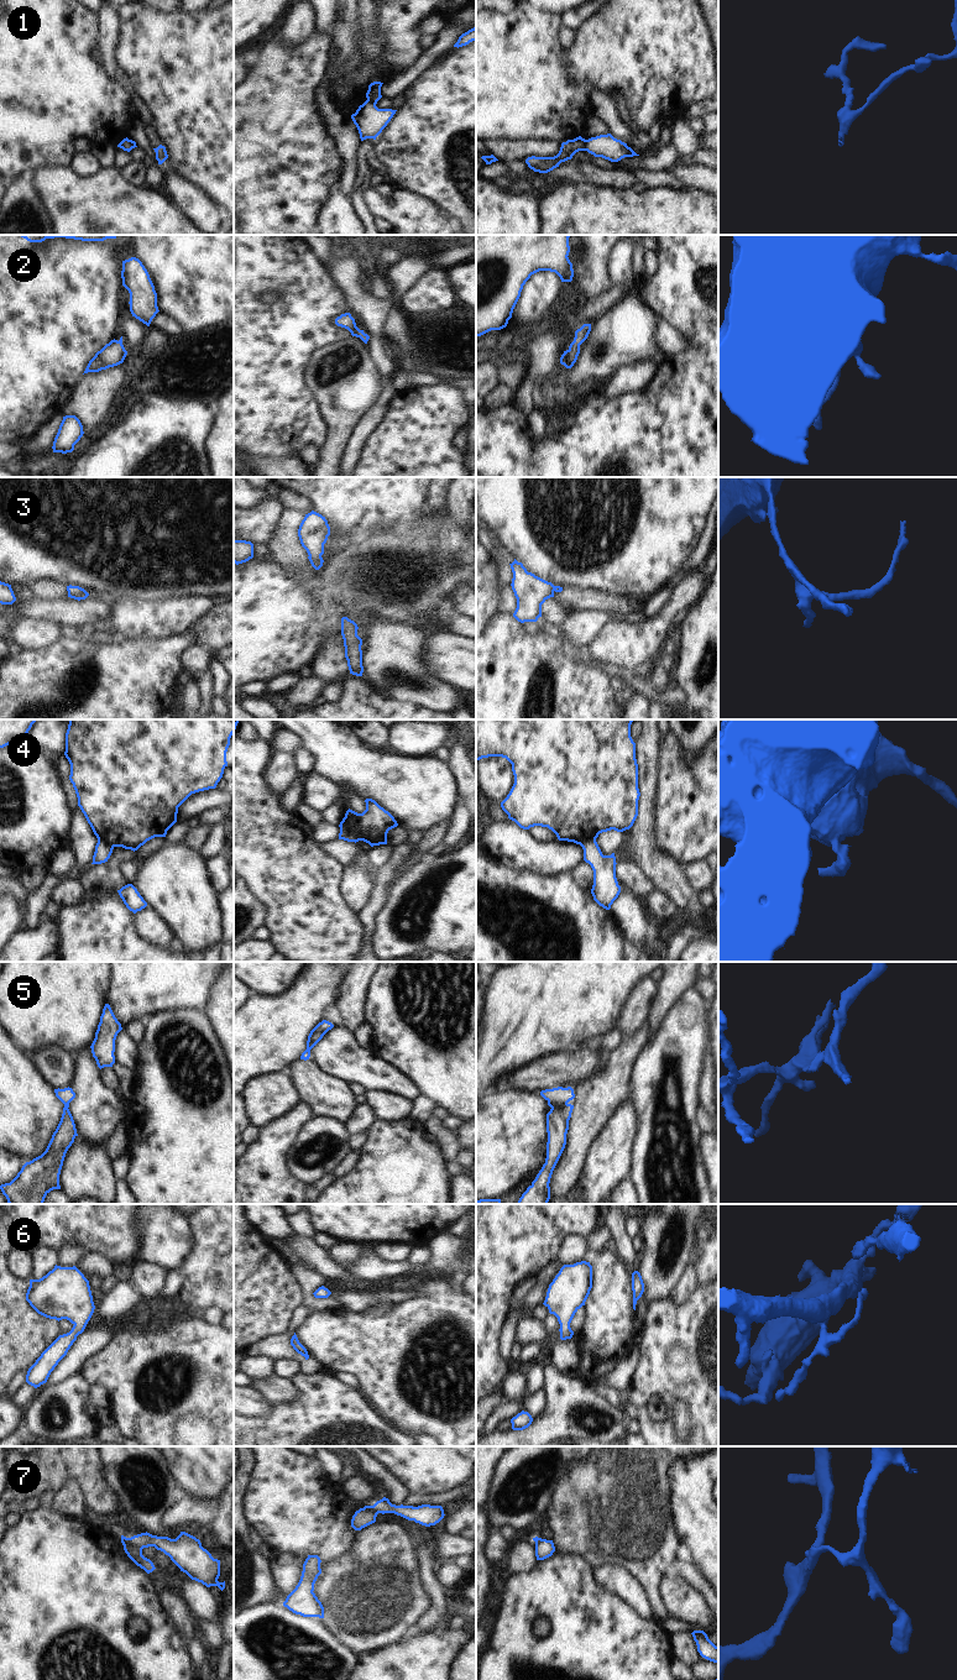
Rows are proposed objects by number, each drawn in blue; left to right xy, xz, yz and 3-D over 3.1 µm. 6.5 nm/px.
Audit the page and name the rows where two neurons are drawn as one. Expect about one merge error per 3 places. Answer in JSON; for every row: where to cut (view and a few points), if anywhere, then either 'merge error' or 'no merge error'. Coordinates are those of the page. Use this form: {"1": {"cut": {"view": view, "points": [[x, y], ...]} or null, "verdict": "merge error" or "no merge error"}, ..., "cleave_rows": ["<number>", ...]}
{"1": {"cut": {"view": "yz", "points": [[586, 140], [584, 150]]}, "verdict": "merge error"}, "2": {"cut": null, "verdict": "no merge error"}, "3": {"cut": null, "verdict": "no merge error"}, "4": {"cut": {"view": "xz", "points": [[340, 827], [344, 827], [354, 837], [354, 841]]}, "verdict": "merge error"}, "5": {"cut": null, "verdict": "no merge error"}, "6": {"cut": null, "verdict": "no merge error"}, "7": {"cut": {"view": "xy", "points": [[130, 1538], [142, 1548]]}, "verdict": "merge error"}, "cleave_rows": ["1", "4", "7"]}

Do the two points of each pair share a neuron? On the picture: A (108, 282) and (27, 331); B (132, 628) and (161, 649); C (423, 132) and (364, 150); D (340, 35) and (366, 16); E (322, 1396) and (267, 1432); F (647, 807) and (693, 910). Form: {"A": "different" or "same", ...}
{"A": "same", "B": "different", "C": "different", "D": "different", "E": "same", "F": "same"}

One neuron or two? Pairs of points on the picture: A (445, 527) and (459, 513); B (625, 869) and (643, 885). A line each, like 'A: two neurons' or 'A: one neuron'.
A: two neurons
B: one neuron

